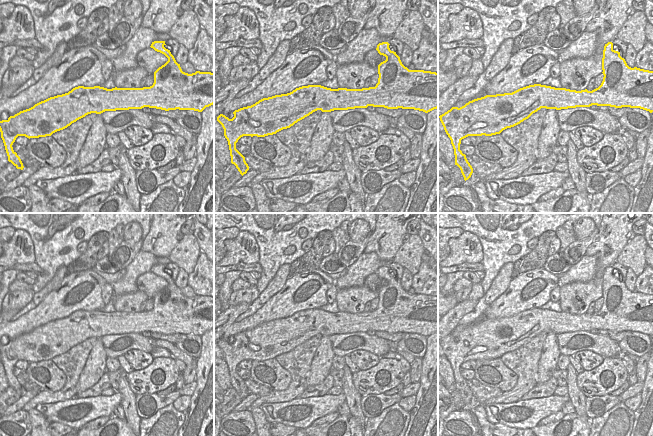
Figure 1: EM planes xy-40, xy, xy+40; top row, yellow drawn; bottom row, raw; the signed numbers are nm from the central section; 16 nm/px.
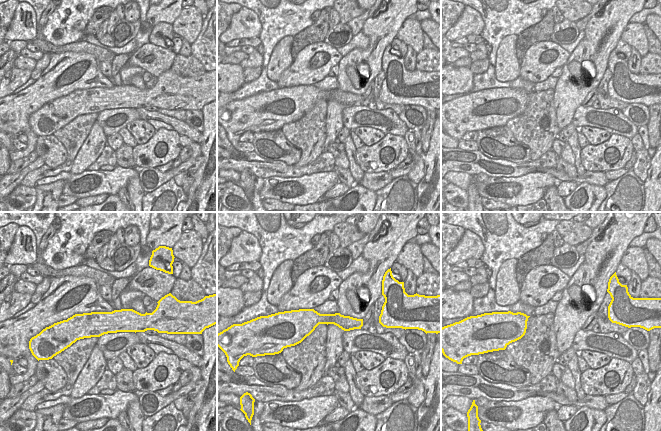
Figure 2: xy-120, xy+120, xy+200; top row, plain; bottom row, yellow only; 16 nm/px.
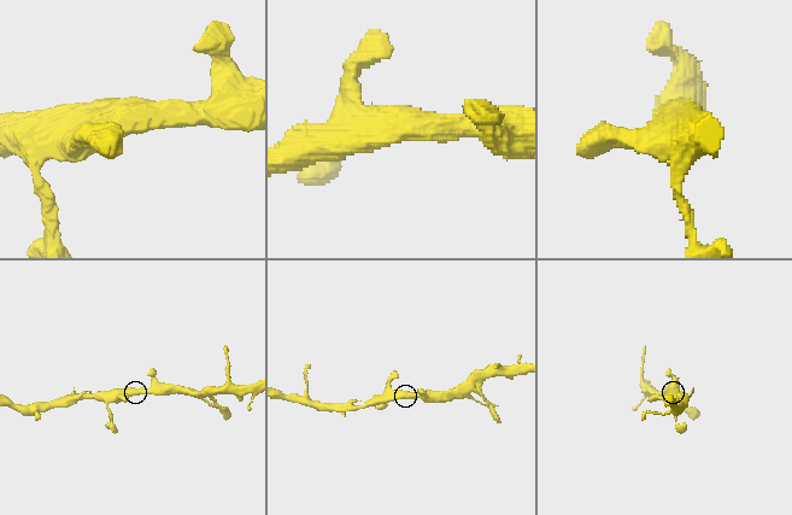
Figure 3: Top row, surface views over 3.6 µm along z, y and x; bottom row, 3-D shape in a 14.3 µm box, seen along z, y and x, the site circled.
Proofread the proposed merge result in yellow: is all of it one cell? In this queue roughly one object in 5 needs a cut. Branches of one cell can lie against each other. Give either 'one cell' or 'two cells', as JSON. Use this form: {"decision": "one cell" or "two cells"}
{"decision": "one cell"}

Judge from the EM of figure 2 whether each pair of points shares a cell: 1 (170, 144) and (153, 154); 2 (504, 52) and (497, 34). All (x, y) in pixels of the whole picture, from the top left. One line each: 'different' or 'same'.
1: same
2: different

